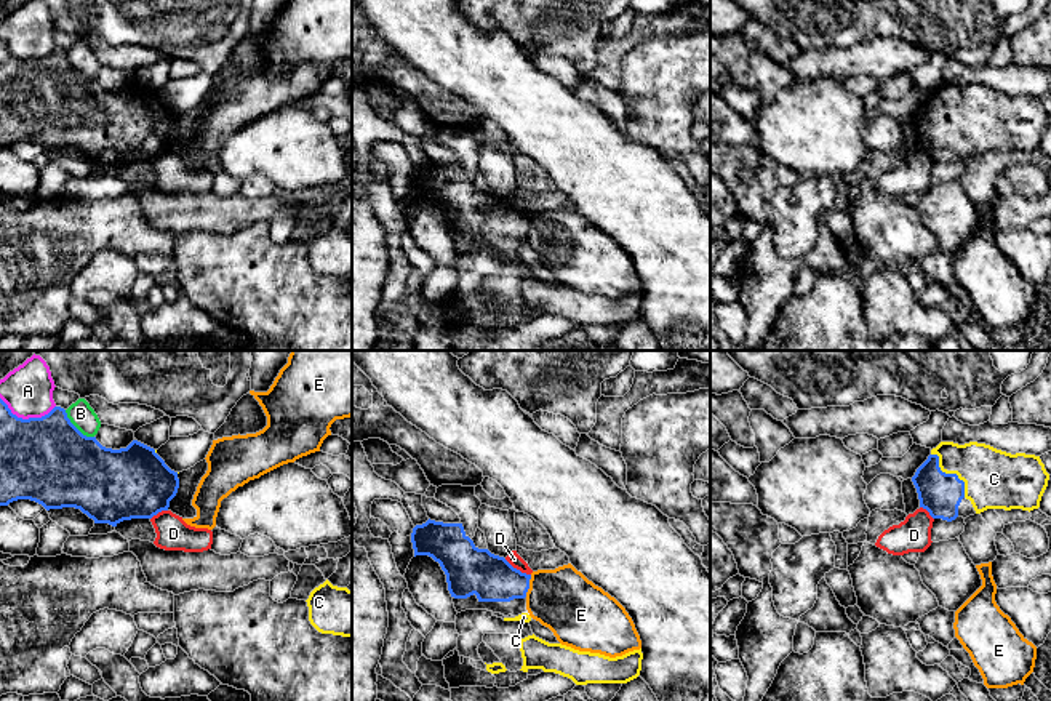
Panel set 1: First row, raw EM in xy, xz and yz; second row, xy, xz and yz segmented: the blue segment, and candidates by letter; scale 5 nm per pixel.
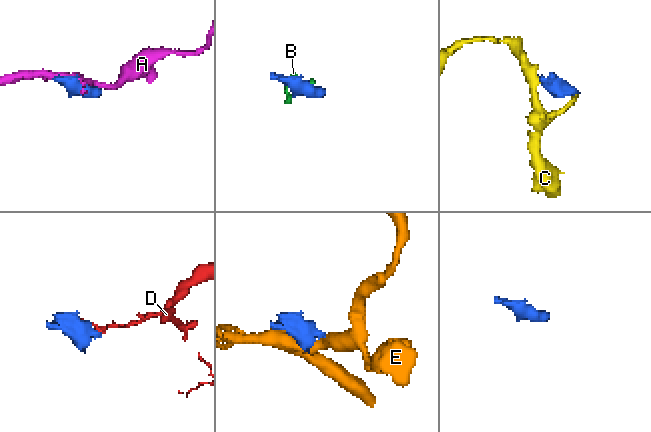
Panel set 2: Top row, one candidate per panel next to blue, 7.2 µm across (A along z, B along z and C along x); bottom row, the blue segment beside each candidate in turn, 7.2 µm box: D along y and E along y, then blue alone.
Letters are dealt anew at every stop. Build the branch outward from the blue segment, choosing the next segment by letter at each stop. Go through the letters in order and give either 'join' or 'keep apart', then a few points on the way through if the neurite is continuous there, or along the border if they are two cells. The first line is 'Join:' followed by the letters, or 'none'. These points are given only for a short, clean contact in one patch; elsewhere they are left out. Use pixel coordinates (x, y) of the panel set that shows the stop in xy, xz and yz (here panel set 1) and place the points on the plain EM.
Join: C
A: keep apart
B: keep apart
C: join
D: keep apart; border xz (504, 200), (530, 216)
E: keep apart; border xz (531, 216), (525, 237)

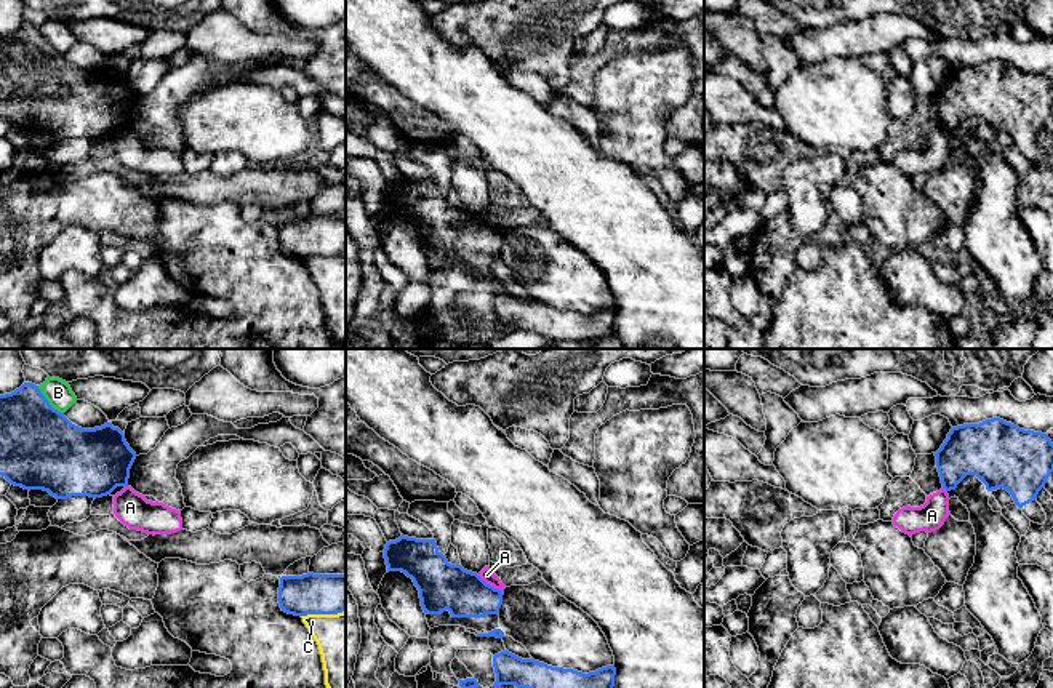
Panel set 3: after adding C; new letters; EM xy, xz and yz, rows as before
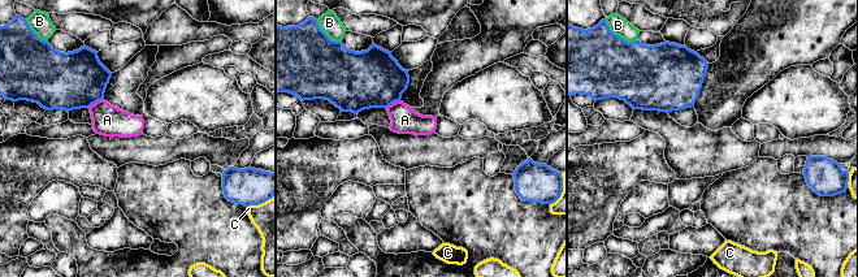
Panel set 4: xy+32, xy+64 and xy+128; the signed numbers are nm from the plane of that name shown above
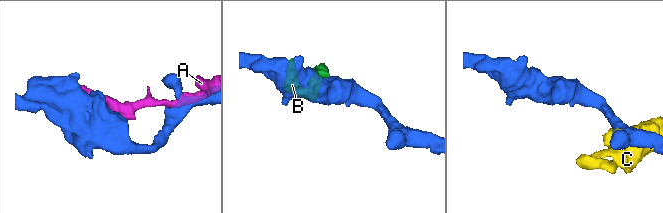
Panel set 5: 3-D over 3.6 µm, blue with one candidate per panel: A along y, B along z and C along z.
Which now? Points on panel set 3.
Join: none
A: keep apart
B: keep apart
C: keep apart

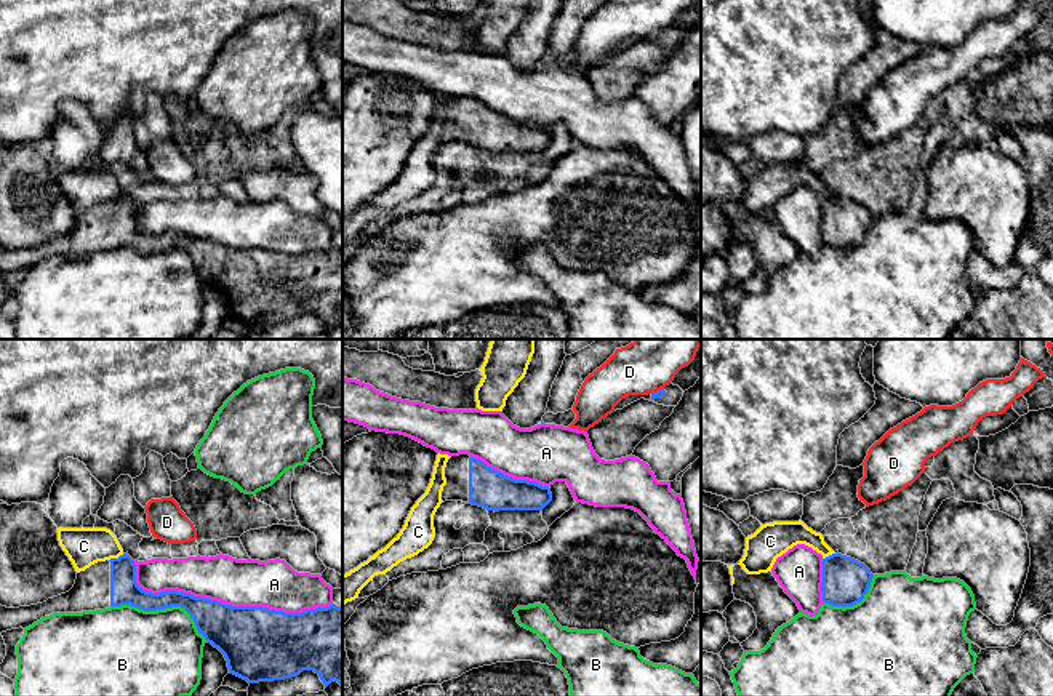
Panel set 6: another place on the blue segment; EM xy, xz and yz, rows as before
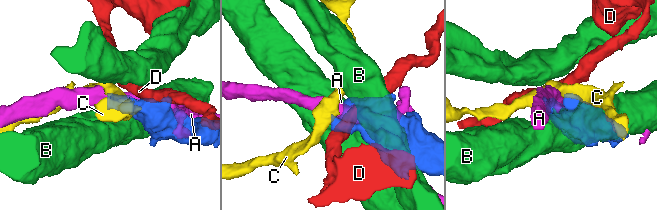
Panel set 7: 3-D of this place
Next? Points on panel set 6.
Join: none
A: keep apart
B: keep apart
C: keep apart; border xy (124, 196), (109, 202)
D: keep apart

